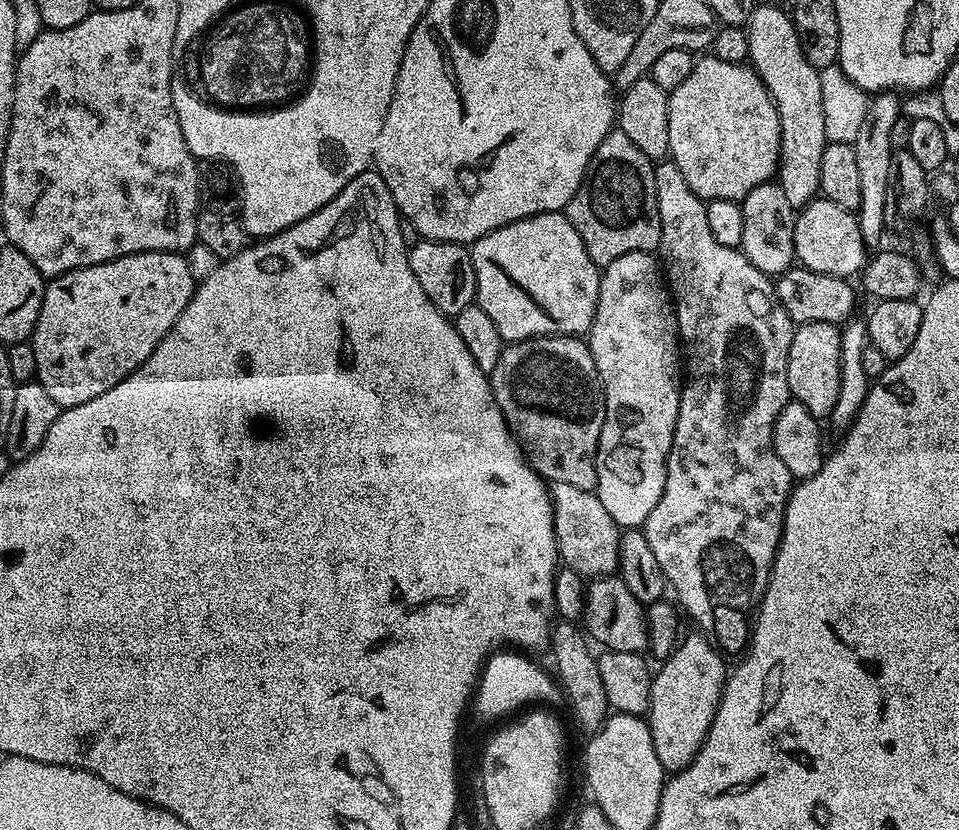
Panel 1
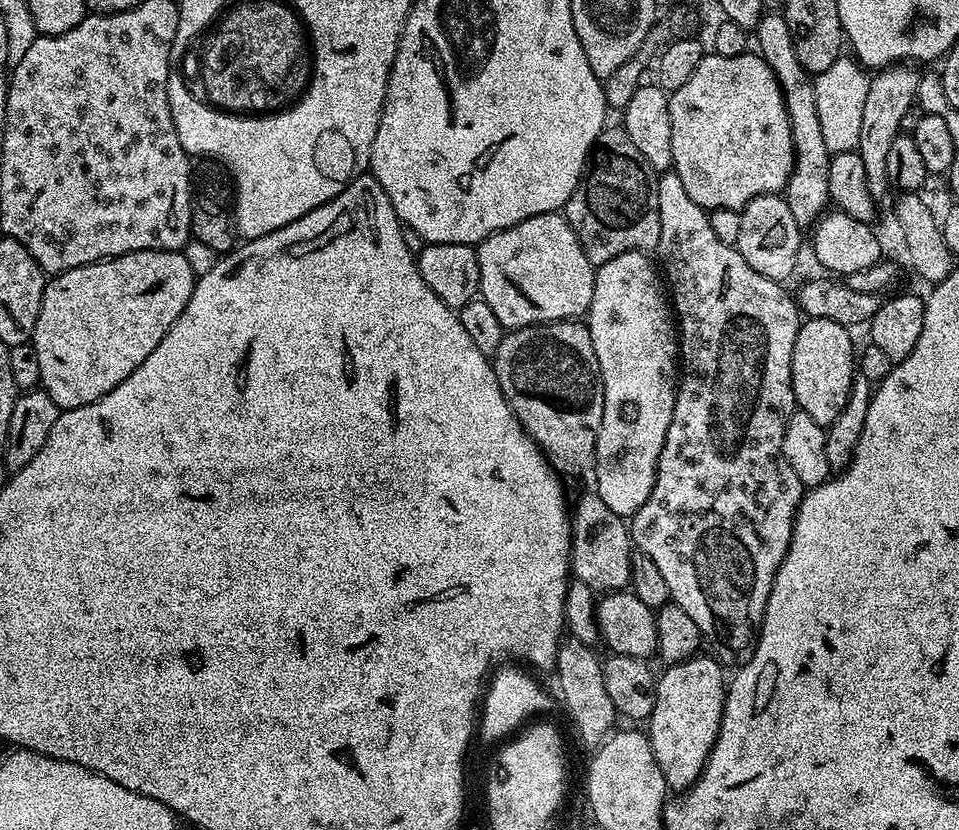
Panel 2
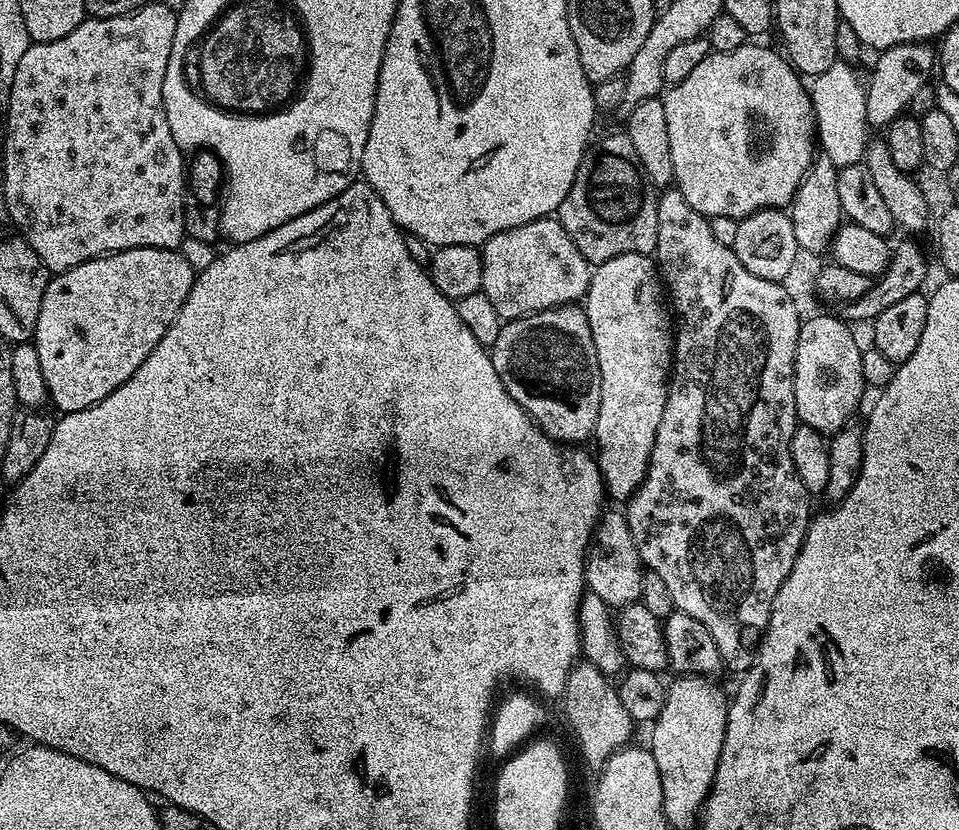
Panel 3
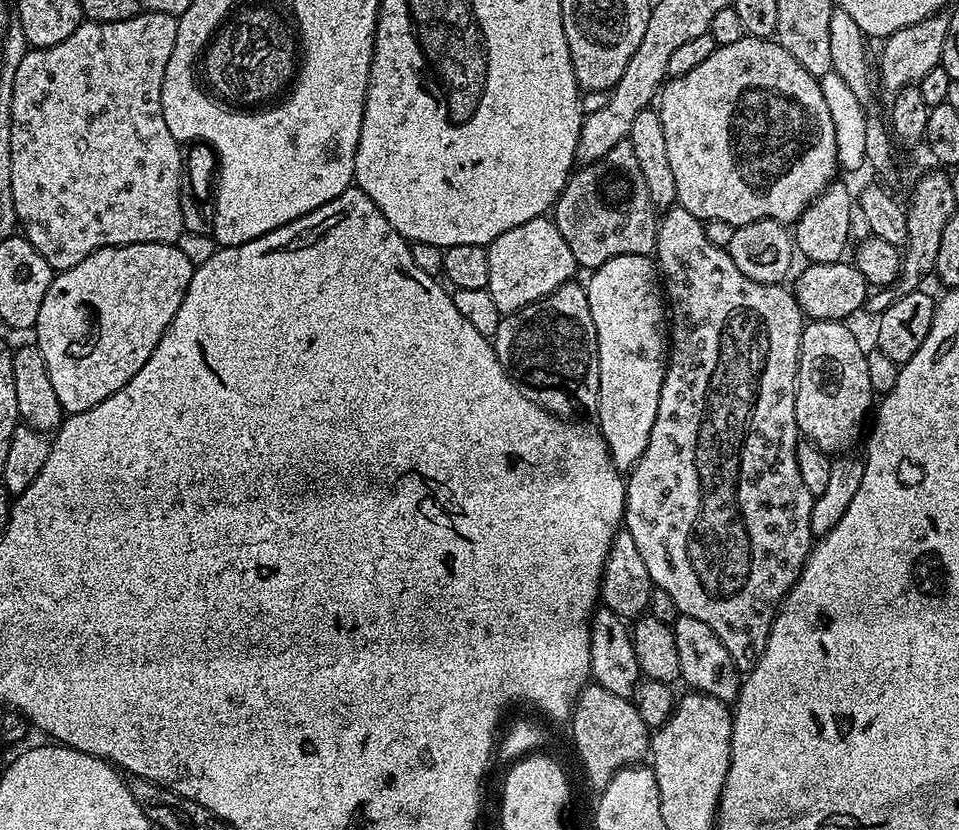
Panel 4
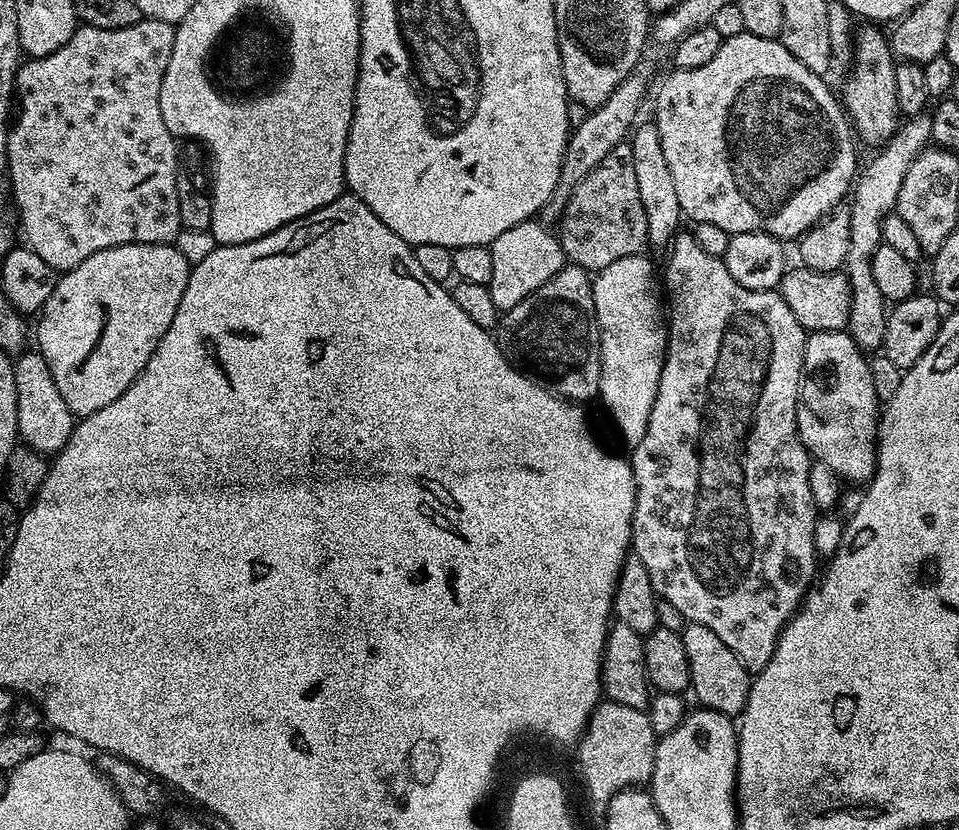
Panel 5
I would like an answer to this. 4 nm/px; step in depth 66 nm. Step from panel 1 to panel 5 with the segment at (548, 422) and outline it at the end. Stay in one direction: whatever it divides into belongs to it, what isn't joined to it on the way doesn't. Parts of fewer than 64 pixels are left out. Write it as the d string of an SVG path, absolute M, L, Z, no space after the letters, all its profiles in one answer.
M569 263L562 270L558 270L554 278L538 286L534 294L522 298L518 306L507 309L499 317L498 327L494 332L496 343L510 363L532 374L536 374L539 368L544 368L539 379L546 382L547 387L557 396L569 402L585 402L584 400L590 399L591 396L593 399L600 391L600 331L594 310L592 282L593 277L583 268Z

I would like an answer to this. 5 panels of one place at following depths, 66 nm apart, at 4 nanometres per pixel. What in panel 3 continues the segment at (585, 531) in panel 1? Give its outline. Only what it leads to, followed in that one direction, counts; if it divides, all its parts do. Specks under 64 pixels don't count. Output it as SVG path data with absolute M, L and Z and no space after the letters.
M605 511L596 521L584 558L585 585L594 594L598 594L598 598L602 598L602 602L606 602L609 608L619 610L639 601L645 571L638 546L634 546L634 534L630 534L627 515L623 511Z

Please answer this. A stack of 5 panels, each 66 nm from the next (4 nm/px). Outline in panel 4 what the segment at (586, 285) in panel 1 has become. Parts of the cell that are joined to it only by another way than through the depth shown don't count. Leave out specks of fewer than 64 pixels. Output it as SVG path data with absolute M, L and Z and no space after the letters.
M547 215L522 222L522 226L506 230L506 234L498 234L498 238L487 245L487 250L490 258L487 290L501 314L517 312L546 298L558 290L558 286L569 283L575 277L572 275L578 272L574 254L570 254L570 246L566 246L566 238L562 238L555 219Z

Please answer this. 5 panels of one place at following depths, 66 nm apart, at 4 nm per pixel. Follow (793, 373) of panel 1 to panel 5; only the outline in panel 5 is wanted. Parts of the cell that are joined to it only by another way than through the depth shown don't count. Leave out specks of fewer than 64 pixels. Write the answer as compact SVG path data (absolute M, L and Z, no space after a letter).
M822 330L804 341L796 429L802 446L815 462L826 462L841 481L867 485L876 473L876 442L882 401L874 394L869 357L847 330Z

